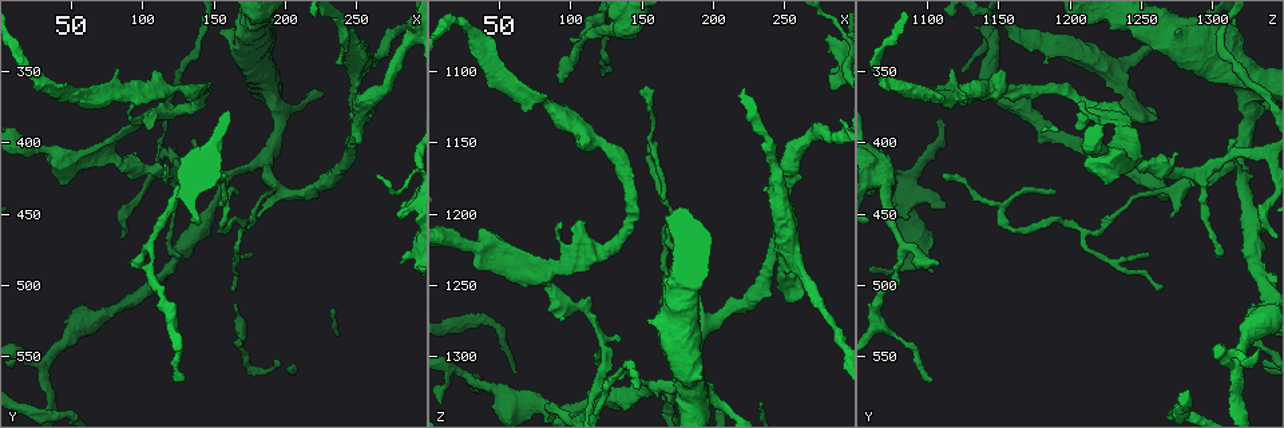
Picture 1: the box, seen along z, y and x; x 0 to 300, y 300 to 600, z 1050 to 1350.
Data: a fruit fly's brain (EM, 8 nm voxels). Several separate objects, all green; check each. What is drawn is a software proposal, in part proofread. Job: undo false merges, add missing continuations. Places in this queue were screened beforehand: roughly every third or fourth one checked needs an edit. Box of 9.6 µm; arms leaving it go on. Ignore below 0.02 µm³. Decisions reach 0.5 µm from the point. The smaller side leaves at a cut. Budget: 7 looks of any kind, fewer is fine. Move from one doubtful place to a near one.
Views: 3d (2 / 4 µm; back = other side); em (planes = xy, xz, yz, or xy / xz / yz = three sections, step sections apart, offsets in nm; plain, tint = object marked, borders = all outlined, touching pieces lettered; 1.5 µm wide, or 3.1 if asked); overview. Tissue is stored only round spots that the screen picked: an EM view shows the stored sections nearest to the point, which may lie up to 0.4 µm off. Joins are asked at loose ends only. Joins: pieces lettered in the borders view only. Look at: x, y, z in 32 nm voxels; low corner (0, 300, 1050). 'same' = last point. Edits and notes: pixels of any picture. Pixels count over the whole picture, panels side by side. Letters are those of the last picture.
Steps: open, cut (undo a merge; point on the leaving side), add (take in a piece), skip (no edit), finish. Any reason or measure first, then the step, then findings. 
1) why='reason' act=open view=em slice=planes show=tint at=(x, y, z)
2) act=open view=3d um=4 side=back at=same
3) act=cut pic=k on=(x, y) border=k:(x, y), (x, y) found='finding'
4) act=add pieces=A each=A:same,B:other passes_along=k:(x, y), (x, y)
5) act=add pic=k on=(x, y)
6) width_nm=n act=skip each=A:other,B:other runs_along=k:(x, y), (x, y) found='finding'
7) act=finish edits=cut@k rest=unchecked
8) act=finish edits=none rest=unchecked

why='free end' act=open view=3d um=4 at=(126, 480, 1304)

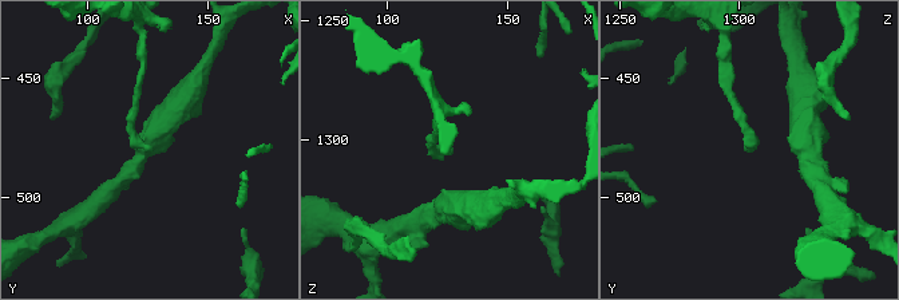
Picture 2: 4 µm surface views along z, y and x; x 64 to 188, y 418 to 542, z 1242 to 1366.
act=open view=em slice=yz step=8 show=tint at=(128, 480, 1302)

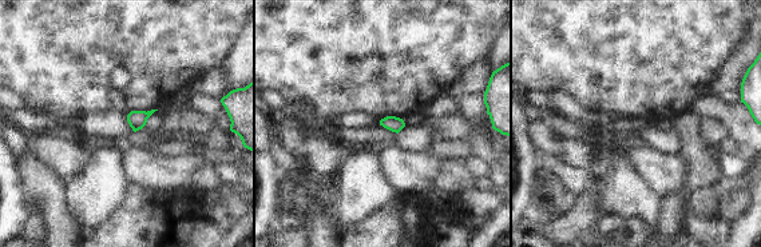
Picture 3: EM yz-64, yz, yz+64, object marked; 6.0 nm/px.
why='cut it another way' act=open view=em slice=planes show=borders at=same

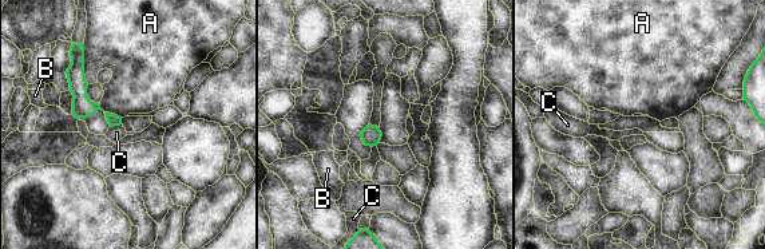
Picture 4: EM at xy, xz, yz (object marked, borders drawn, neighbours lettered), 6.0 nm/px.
act=skip each=A:other,B:other,C:other border=4:(121, 123), (110, 127) found='no lettered piece goes on from it'

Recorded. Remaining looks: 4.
why='tapers out' act=open view=3d um=2 at=(164, 514, 1328)

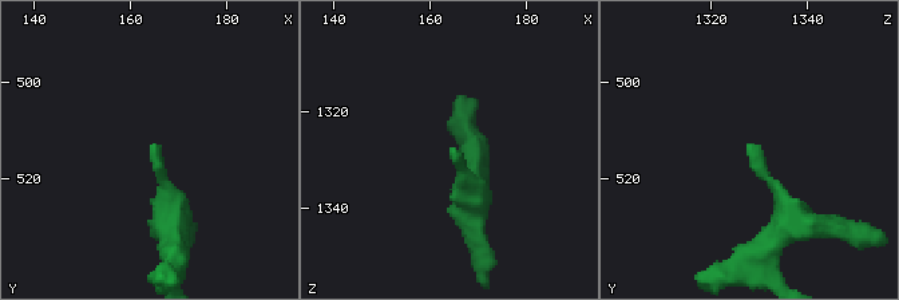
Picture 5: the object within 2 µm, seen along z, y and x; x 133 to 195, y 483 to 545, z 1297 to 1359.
why='need the tissue' act=open view=em slice=planes show=plain at=(164, 514, 1329)

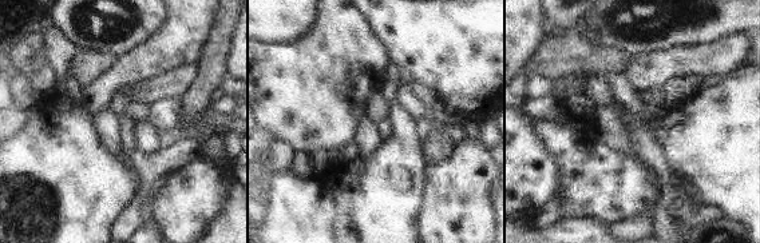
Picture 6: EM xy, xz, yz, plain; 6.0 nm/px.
act=open view=em slice=planes show=borders at=same

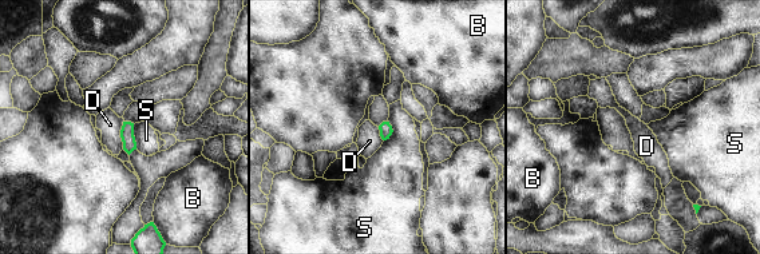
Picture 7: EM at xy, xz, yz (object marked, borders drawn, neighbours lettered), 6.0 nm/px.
longest_contact=D:180nm act=skip each=B:other,D:other,S:other border=7:(123, 120), (121, 130), (122, 149) found='none of them fits'

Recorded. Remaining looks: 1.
act=finish edits=none rest=unchecked

